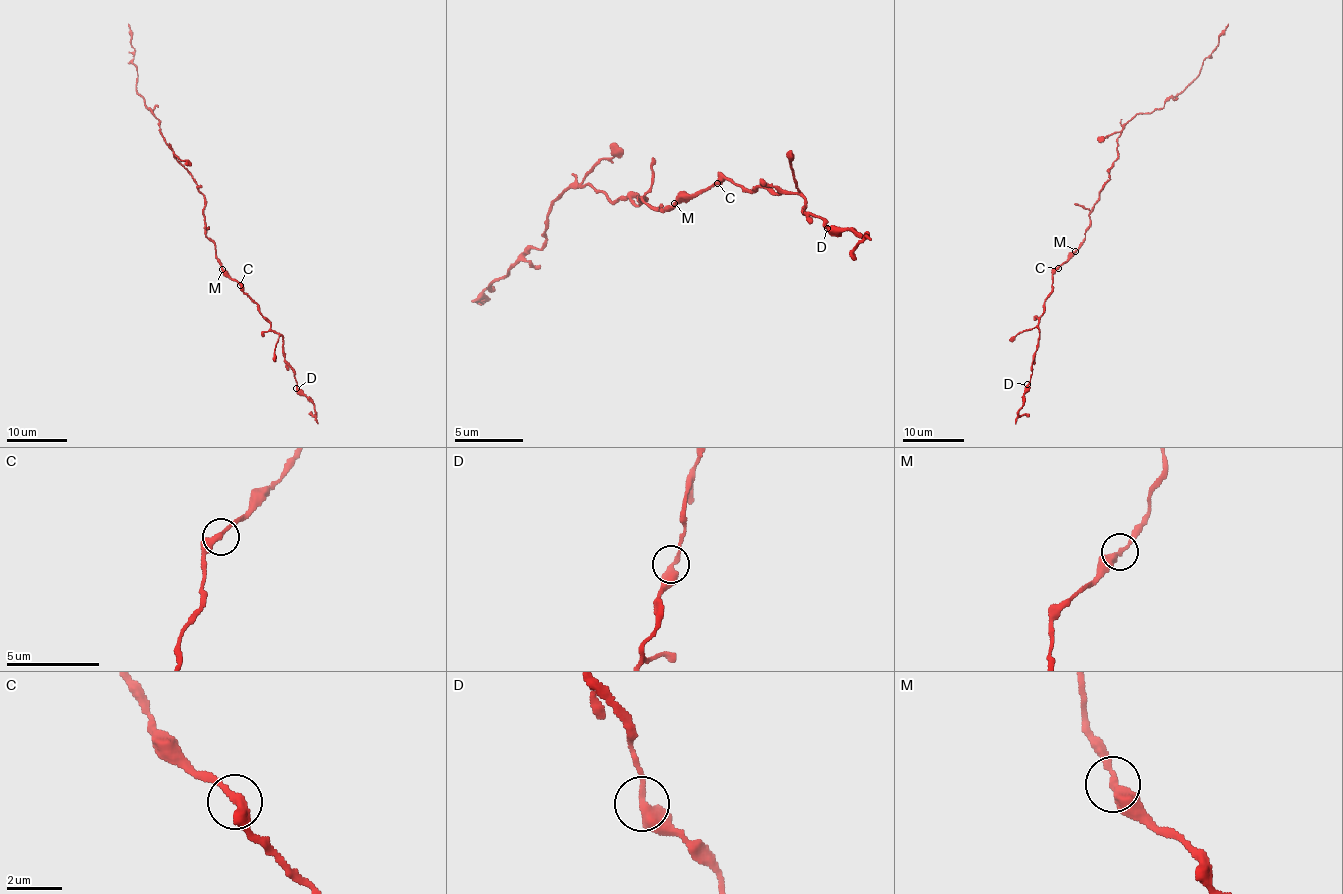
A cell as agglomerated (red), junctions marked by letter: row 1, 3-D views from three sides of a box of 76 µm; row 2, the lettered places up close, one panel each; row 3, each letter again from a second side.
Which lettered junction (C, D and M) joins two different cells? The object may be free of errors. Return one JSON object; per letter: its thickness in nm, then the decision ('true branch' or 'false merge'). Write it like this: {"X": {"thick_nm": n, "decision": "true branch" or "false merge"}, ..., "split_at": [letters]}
{"C": {"thick_nm": 320, "decision": "true branch"}, "D": {"thick_nm": 380, "decision": "true branch"}, "M": {"thick_nm": 360, "decision": "true branch"}, "split_at": []}

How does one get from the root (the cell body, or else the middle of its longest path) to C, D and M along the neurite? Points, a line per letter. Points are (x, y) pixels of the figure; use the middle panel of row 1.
C: (643, 195), (641, 200), (654, 209), (662, 206), (660, 213), (679, 200), (717, 183)
D: (643, 195), (660, 213), (726, 180), (751, 192), (790, 192), (805, 202), (804, 215), (827, 228)
M: (643, 195), (641, 200), (654, 209), (662, 206), (660, 213), (675, 203)

